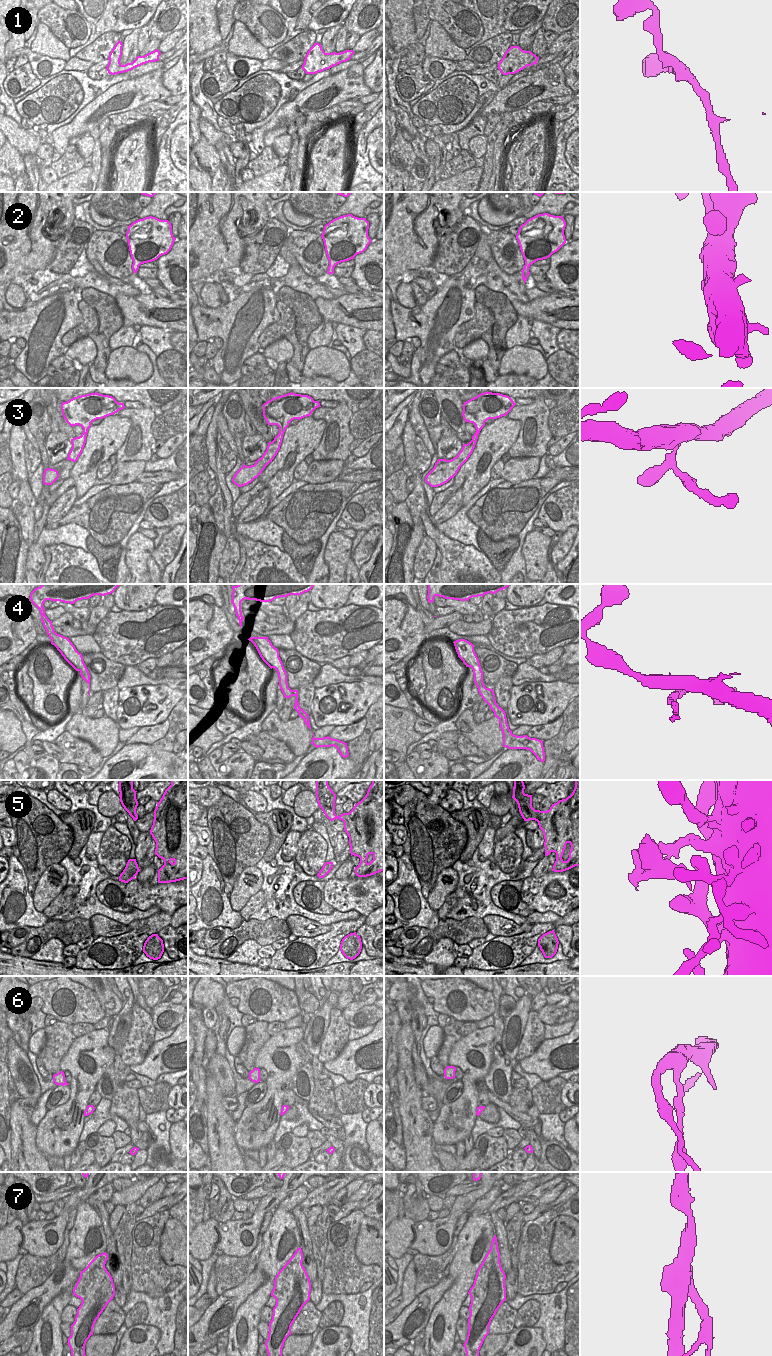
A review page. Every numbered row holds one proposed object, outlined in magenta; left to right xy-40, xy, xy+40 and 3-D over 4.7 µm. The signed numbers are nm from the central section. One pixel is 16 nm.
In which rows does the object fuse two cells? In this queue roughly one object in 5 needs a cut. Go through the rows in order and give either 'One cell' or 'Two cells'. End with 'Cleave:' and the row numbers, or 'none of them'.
1: One cell
2: One cell
3: One cell
4: Two cells
5: One cell
6: One cell
7: Two cells
Cleave: 4, 7.

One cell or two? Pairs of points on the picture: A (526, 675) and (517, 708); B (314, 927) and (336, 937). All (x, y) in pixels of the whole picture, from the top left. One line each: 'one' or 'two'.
A: two
B: two

